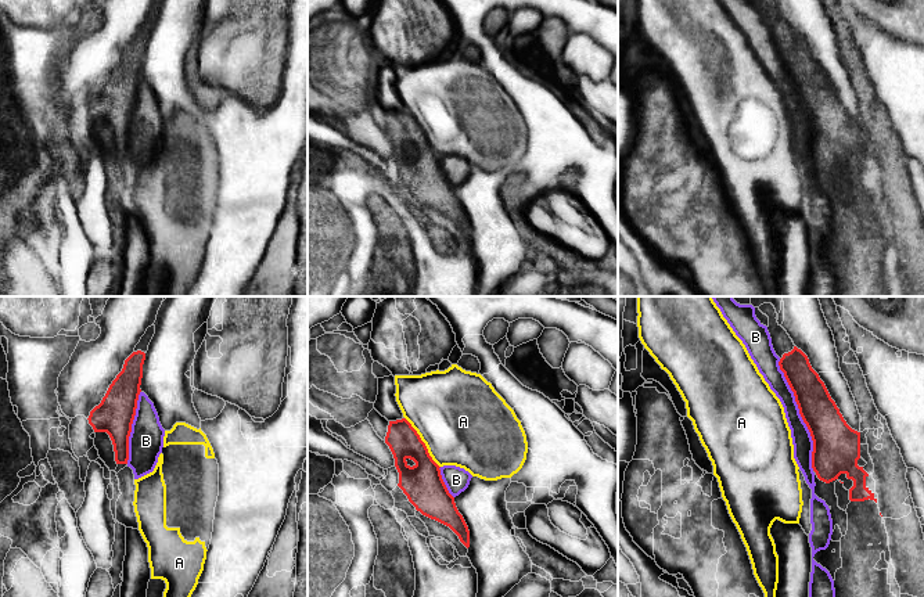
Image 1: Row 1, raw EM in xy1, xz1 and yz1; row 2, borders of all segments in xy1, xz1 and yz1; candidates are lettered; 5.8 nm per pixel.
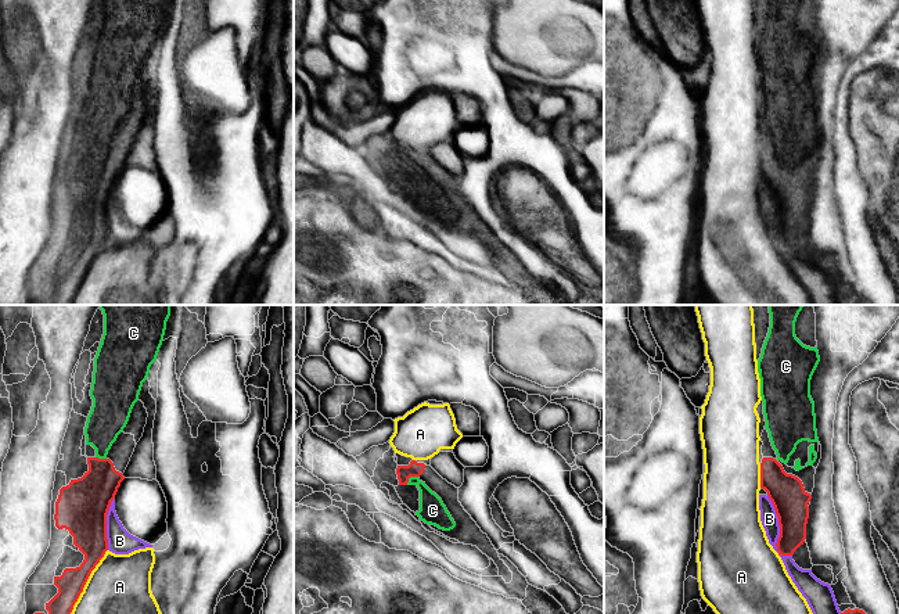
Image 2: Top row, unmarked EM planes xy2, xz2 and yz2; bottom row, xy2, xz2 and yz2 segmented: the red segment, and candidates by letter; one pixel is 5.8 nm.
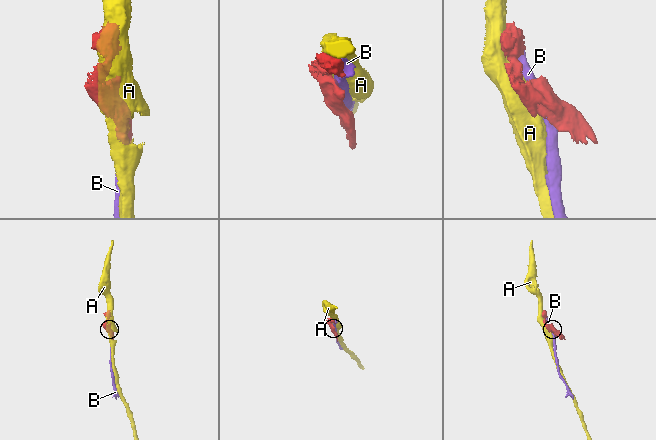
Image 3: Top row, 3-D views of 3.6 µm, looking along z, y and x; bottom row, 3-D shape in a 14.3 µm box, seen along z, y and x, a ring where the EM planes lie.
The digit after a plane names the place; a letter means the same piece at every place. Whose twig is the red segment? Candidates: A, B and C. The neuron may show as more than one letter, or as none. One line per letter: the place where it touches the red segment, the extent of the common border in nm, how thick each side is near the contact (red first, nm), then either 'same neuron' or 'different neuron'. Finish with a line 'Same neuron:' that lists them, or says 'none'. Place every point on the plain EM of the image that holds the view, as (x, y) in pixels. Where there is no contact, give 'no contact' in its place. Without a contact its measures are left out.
A: meets red in xy2 at (86, 270); contact 440 nm long; 180 nm thick on the red side, 460 nm on the other; different neuron
B: meets red in yz1 at (800, 103); contact 700 nm long; 240 nm thick on the red side, 120 nm on the other; different neuron
C: meets red in xz2 at (410, 165); contact 90 nm long; 90 nm thick on the red side, 150 nm on the other; same neuron
Same neuron: C

